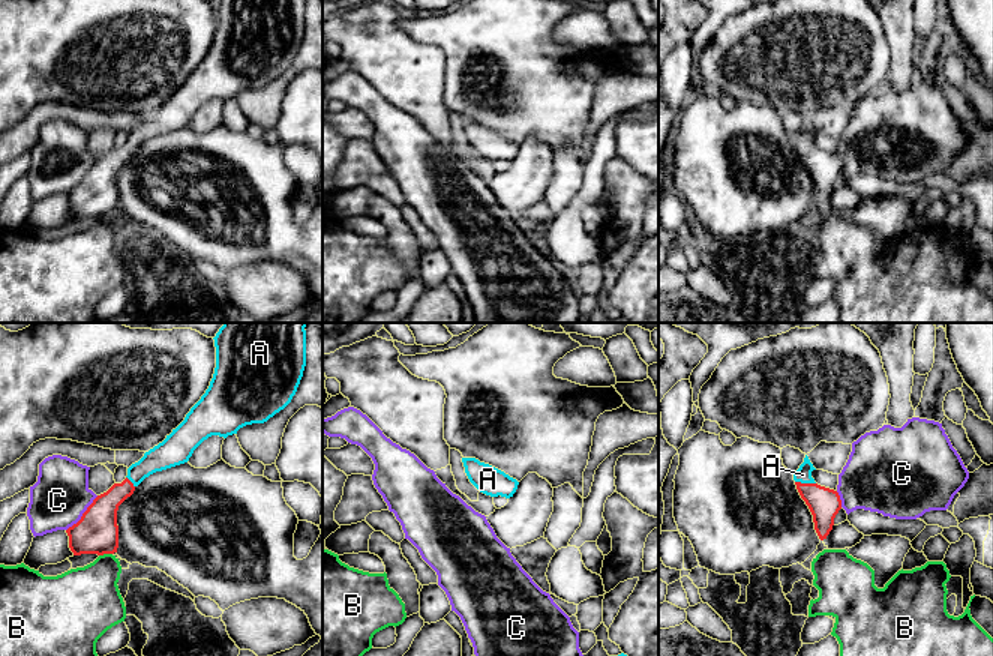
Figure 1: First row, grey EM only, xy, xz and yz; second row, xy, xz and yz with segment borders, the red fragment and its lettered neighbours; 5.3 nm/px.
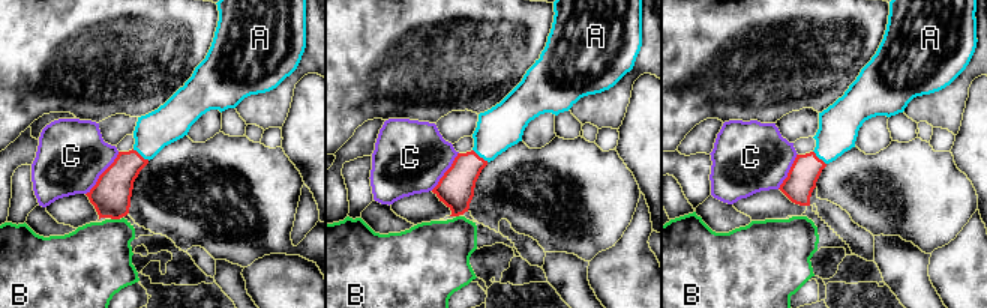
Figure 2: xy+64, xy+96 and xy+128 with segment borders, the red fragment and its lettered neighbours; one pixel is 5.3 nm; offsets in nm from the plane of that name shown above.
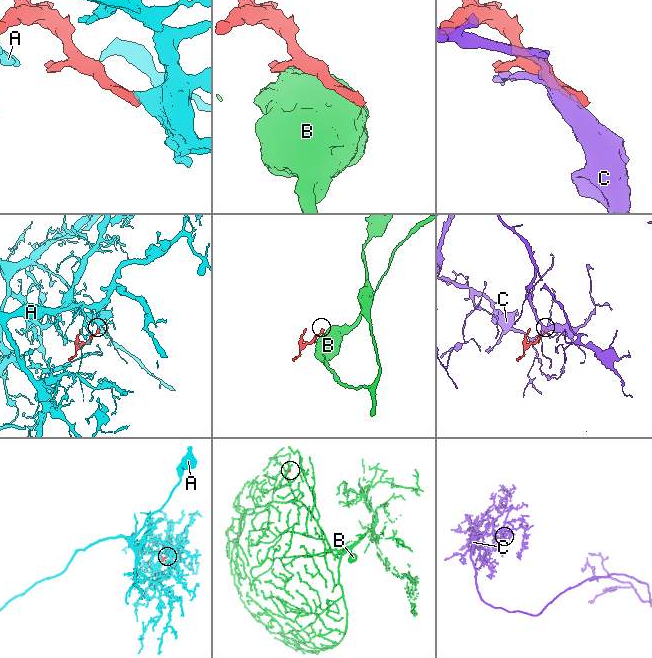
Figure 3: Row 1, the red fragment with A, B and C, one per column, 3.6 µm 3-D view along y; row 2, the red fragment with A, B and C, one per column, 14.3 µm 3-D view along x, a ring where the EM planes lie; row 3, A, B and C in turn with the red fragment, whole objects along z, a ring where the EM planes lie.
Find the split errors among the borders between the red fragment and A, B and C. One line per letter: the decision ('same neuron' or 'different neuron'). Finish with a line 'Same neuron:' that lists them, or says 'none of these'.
A: same neuron
B: different neuron
C: different neuron
Same neuron: A

